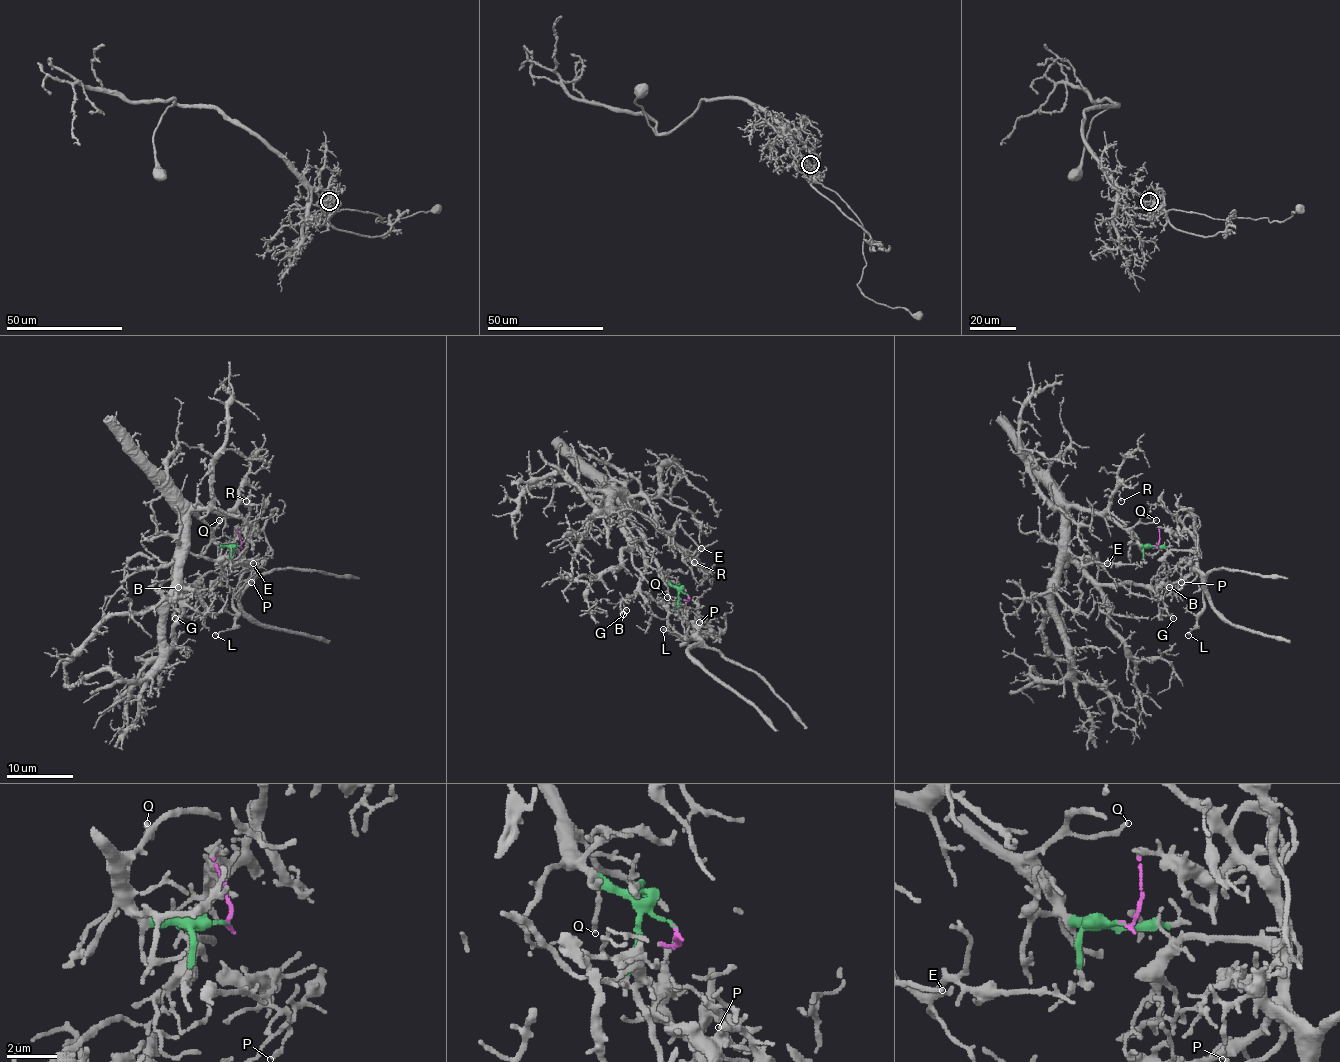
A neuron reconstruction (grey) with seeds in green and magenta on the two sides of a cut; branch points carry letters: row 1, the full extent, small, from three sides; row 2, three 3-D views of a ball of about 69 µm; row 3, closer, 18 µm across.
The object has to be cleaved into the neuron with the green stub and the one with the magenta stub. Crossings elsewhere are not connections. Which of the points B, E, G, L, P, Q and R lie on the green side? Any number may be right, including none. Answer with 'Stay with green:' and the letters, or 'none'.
Stay with green: B, E, G, Q, R

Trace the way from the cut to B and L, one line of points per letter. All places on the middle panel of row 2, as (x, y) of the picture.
B: (686, 594), (668, 582), (630, 510), (625, 531), (643, 559), (643, 577), (622, 601), (625, 611)
L: (686, 594), (686, 620), (693, 629), (690, 645), (681, 645), (685, 642), (678, 634), (663, 629)

